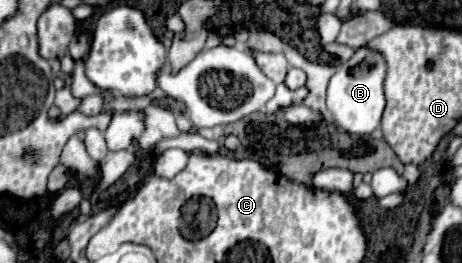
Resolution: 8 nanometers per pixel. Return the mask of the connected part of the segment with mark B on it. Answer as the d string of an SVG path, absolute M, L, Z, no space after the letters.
M359 48L351 60L343 62L329 80L327 88L327 110L331 112L335 124L349 134L357 136L371 134L379 126L381 112L385 110L383 80L385 60L381 60L377 52L369 52L369 48Z

